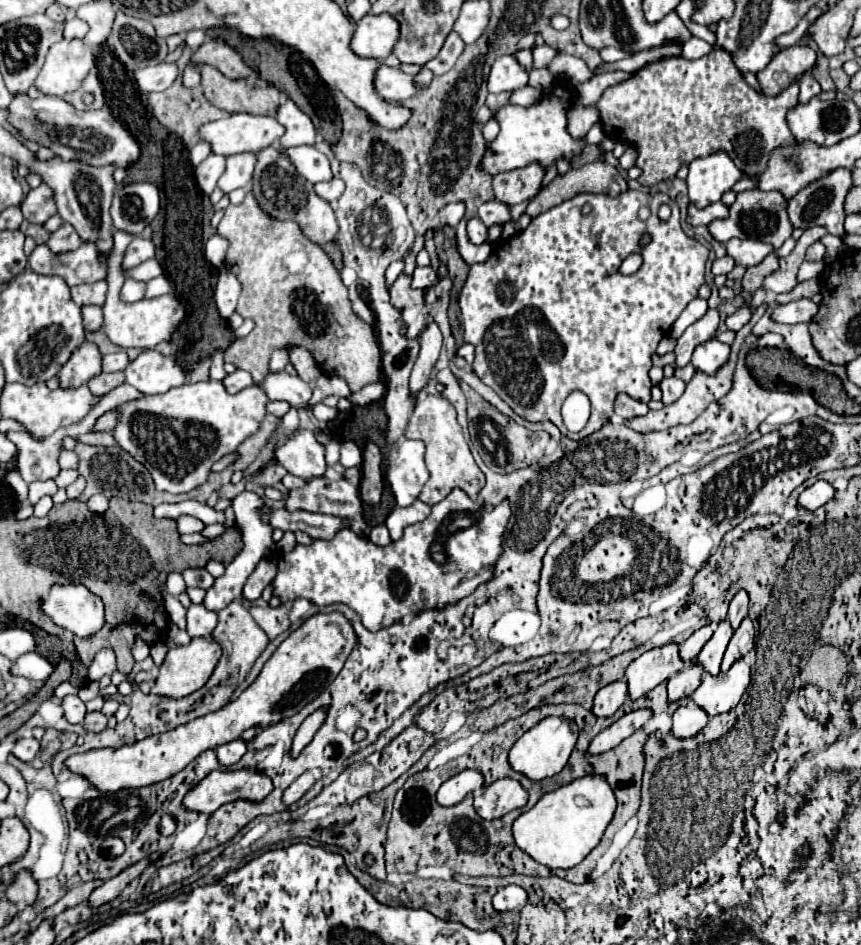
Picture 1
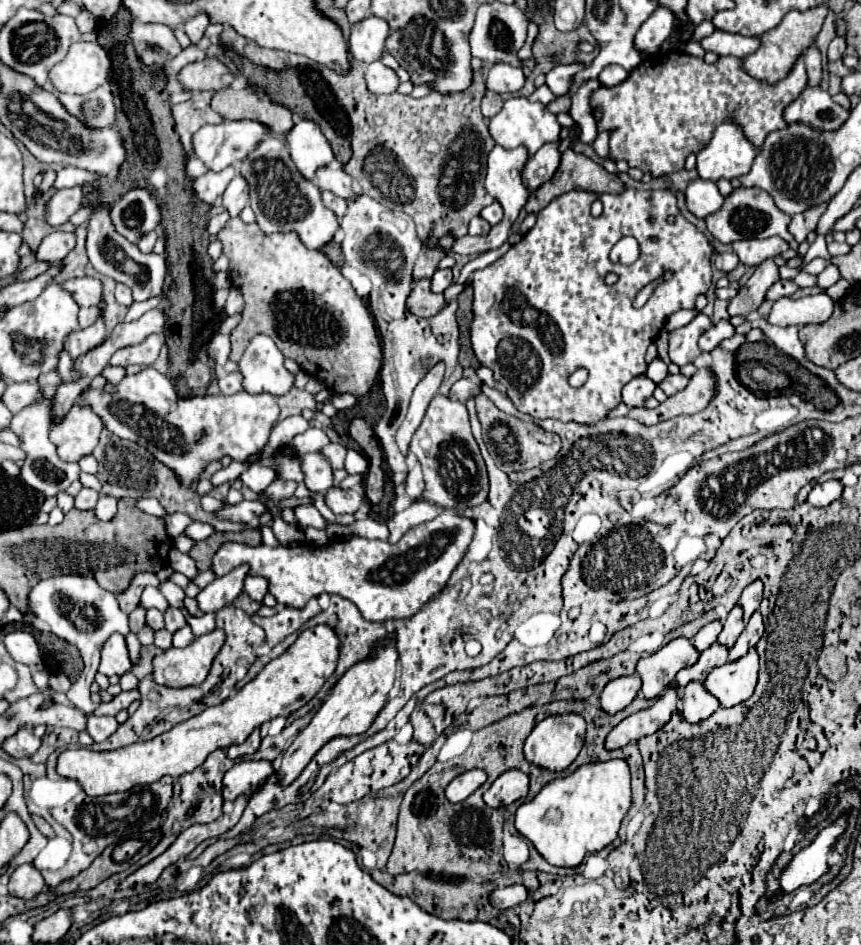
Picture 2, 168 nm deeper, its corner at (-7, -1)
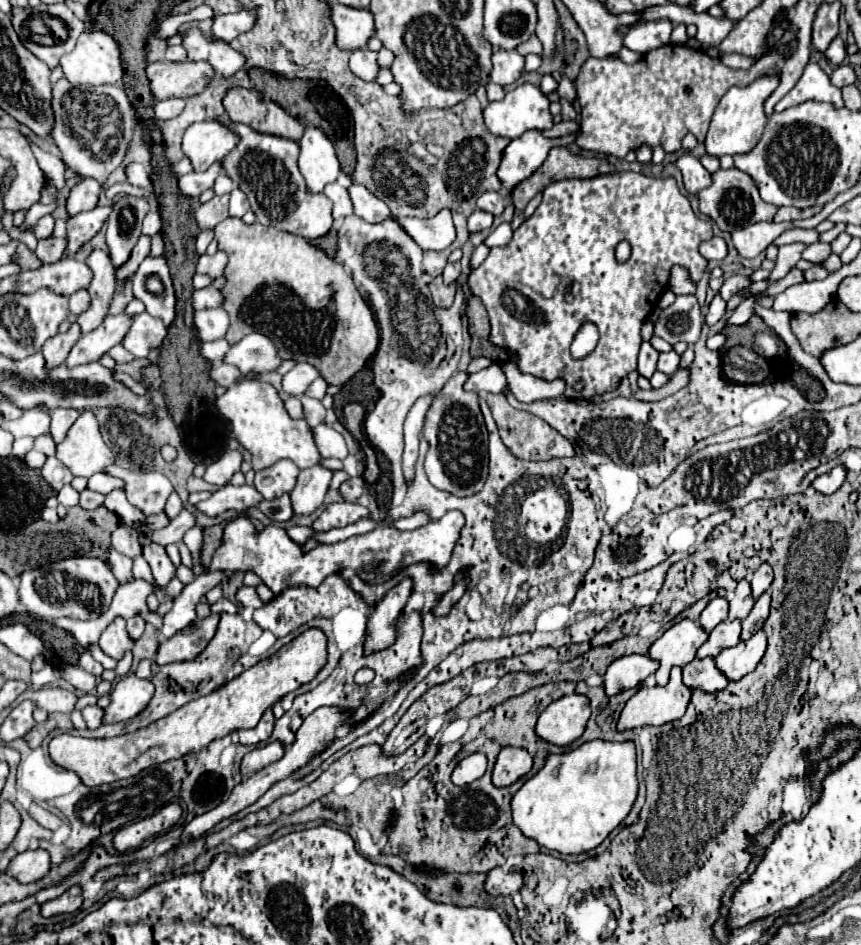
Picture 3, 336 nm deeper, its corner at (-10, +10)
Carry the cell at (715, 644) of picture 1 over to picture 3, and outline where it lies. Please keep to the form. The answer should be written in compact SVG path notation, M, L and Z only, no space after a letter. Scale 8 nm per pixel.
M742 580L742 582L738 582L736 594L734 594L734 598L730 600L728 620L744 620L744 618L748 616L748 612L752 610L752 606L754 606L752 592L750 592L750 588L748 588L748 582Z

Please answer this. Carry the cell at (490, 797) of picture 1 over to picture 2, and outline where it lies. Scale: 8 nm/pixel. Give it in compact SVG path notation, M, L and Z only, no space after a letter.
M509 769L493 781L493 785L483 793L483 799L489 807L497 809L525 797L527 791L529 791L529 777L523 771Z

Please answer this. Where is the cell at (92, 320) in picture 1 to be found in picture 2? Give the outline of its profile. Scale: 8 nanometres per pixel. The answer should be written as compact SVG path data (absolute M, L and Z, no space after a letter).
M83 307L79 309L79 327L89 327L99 315L97 307Z

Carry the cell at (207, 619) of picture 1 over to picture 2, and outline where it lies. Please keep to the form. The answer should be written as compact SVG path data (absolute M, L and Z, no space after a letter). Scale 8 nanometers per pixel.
M183 609L183 615L185 615L187 623L191 625L195 637L205 635L205 633L209 633L209 631L215 629L215 615L213 615L213 613L205 613L205 615L201 615L201 617L191 617L189 611Z

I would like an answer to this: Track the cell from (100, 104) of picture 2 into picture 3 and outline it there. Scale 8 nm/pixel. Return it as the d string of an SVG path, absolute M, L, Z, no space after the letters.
M62 78L52 92L52 108L56 112L56 132L52 132L52 138L62 150L64 162L80 176L90 176L104 184L108 174L122 164L134 132L134 110L124 88L120 84L72 86Z

